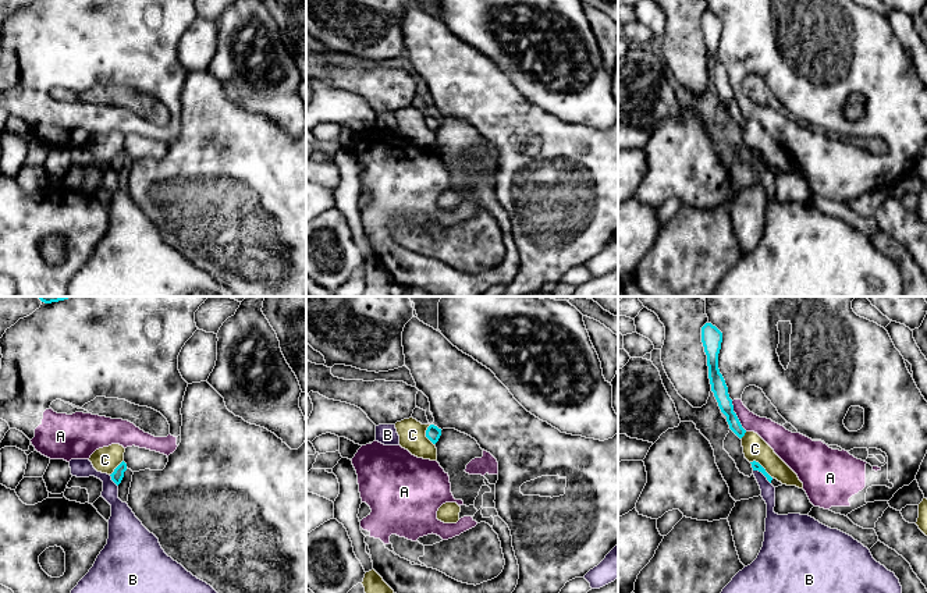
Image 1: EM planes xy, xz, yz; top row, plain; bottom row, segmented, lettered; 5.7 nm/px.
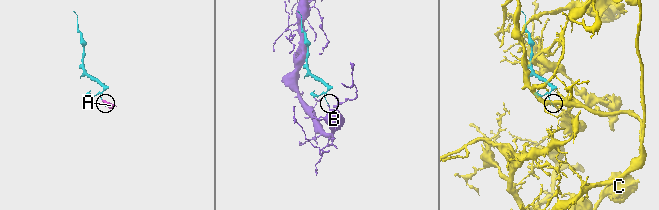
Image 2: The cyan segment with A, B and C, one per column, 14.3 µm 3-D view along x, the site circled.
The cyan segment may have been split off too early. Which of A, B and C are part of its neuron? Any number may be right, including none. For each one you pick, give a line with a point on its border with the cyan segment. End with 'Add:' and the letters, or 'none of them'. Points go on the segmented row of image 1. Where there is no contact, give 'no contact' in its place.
Add: none of them

